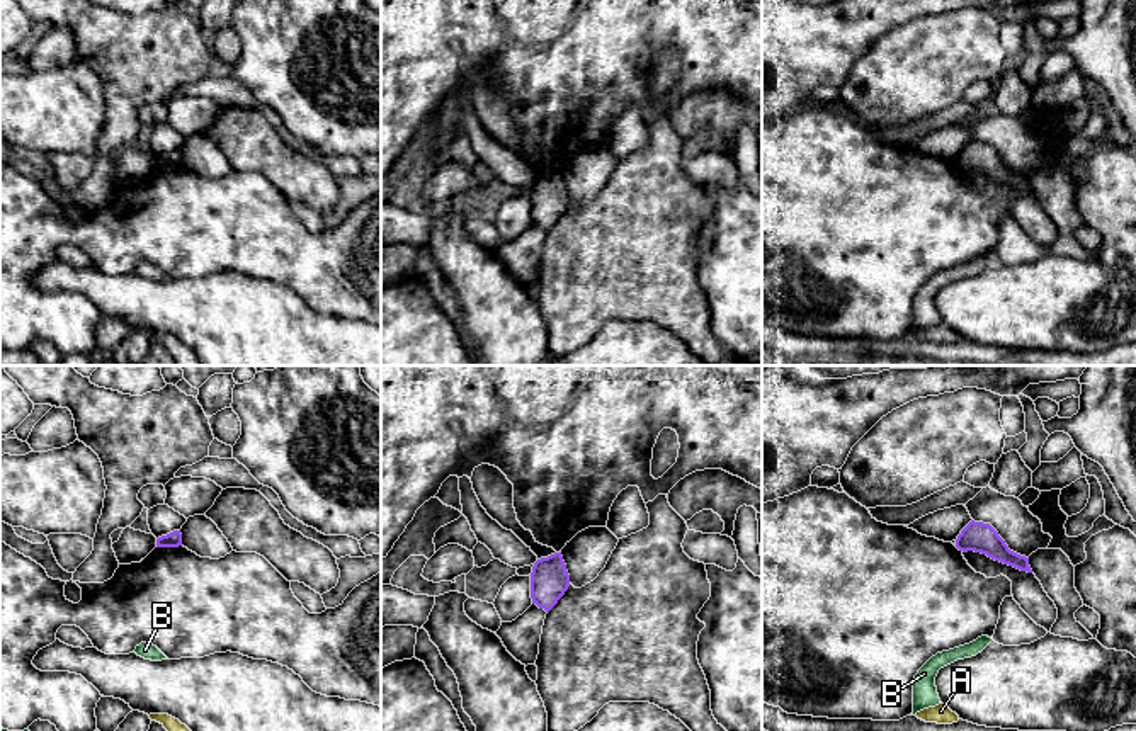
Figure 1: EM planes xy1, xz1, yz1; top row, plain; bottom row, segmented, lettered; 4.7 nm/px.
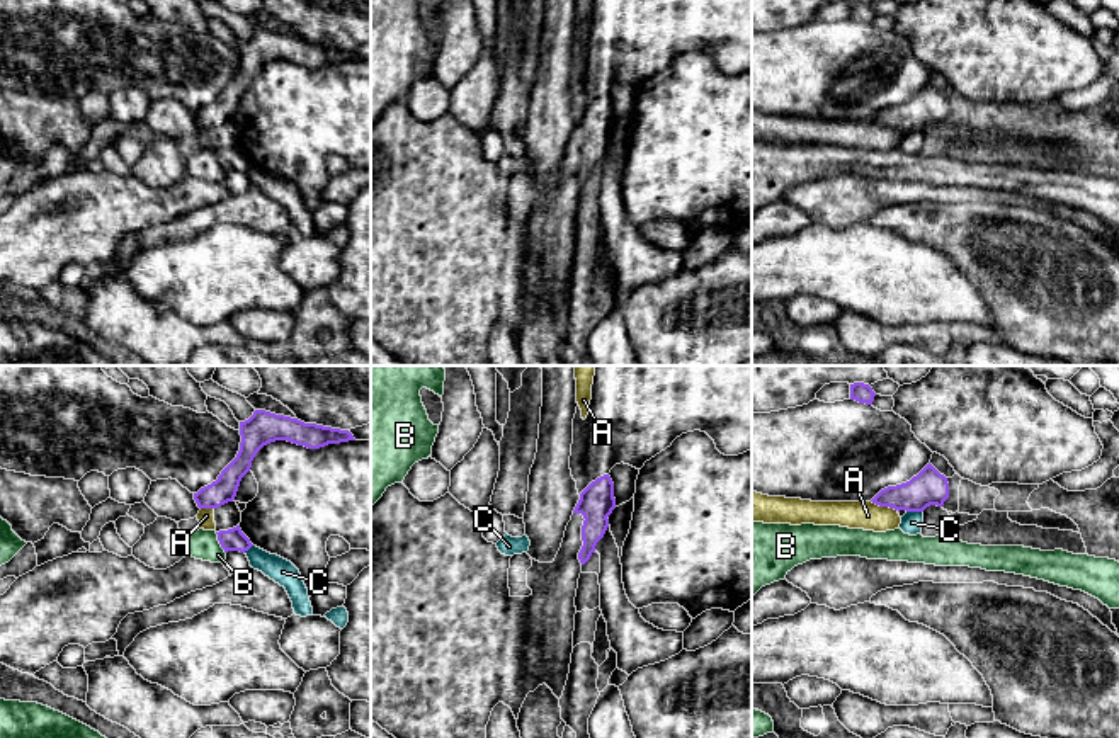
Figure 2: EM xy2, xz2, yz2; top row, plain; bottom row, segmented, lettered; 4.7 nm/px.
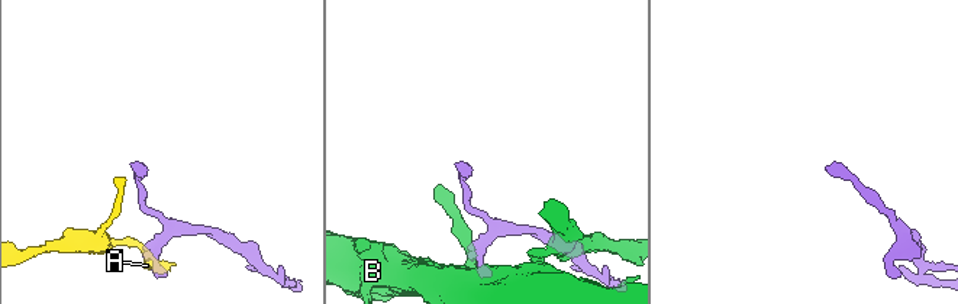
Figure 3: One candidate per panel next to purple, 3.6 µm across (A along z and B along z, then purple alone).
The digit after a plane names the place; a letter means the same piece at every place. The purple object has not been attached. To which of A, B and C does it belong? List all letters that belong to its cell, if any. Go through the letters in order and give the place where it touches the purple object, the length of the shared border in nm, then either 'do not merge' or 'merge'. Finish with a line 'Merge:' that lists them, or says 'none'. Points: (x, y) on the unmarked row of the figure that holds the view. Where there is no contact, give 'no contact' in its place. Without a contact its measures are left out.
A: yz2 (885, 124) | 140 nm | do not merge
B: xy2 (220, 162) | 120 nm | do not merge
C: yz2 (915, 130) | 80 nm | do not merge
Merge: none

